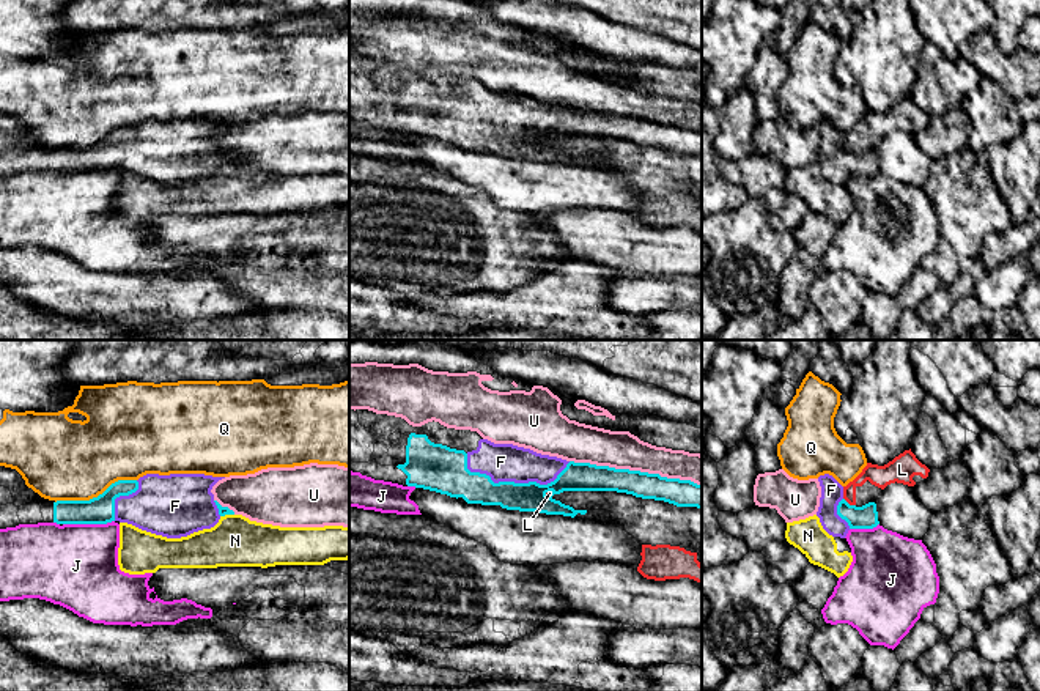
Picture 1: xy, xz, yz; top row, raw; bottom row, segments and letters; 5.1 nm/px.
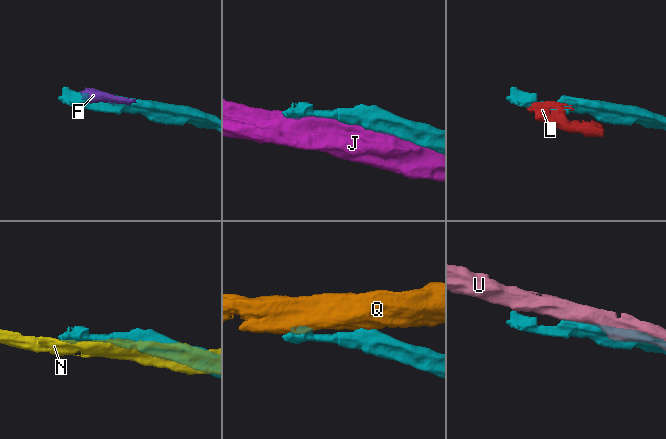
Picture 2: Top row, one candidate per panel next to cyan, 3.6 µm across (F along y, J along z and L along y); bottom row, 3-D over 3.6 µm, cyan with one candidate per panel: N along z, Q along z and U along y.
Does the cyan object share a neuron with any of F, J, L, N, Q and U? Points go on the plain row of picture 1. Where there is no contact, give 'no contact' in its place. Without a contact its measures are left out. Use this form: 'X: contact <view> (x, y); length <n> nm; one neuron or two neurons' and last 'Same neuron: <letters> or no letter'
F: contact xz (513, 129); length 550 nm; one neuron
J: contact xy (88, 170); length 260 nm; two neurons
L: contact yz (848, 151); length 80 nm; two neurons
N: contact xy (227, 161); length 70 nm; two neurons
Q: contact xy (95, 145); length 440 nm; two neurons
U: contact xz (636, 118); length 700 nm; two neurons
Same neuron: F

